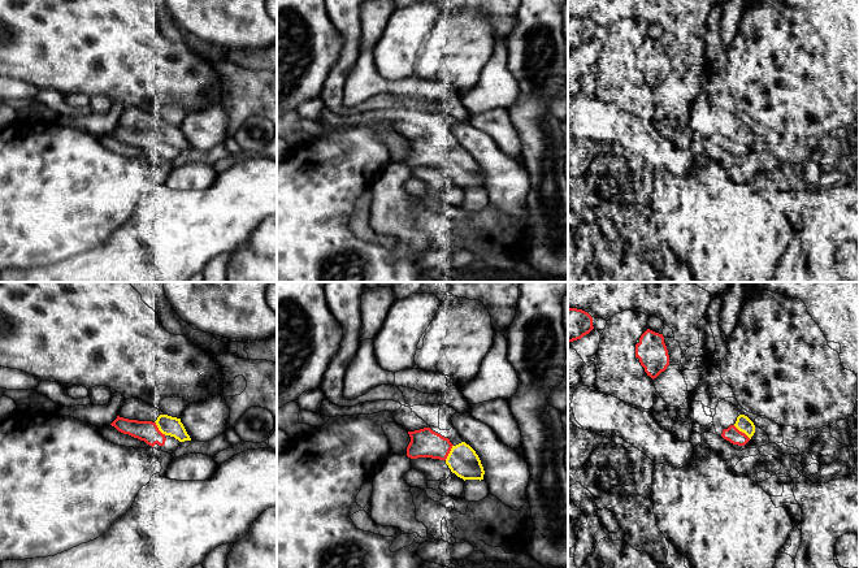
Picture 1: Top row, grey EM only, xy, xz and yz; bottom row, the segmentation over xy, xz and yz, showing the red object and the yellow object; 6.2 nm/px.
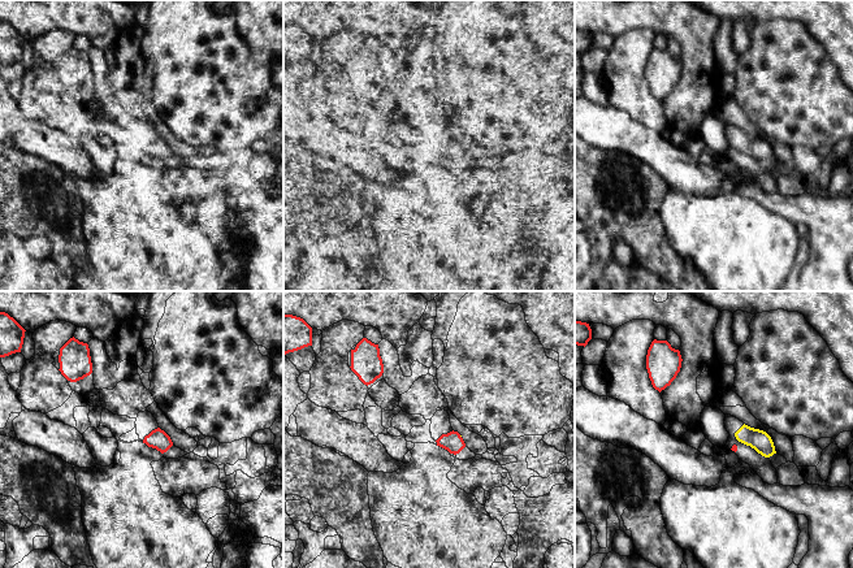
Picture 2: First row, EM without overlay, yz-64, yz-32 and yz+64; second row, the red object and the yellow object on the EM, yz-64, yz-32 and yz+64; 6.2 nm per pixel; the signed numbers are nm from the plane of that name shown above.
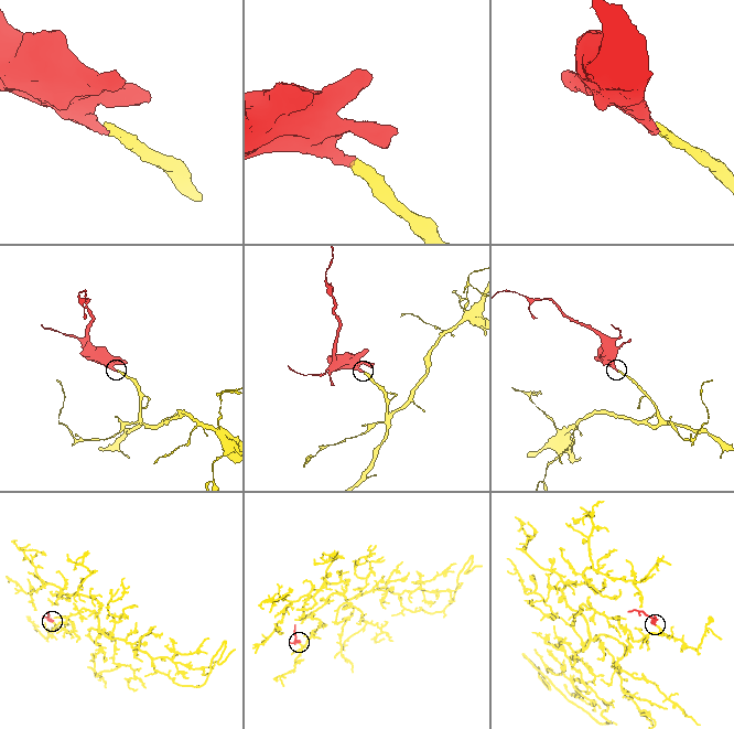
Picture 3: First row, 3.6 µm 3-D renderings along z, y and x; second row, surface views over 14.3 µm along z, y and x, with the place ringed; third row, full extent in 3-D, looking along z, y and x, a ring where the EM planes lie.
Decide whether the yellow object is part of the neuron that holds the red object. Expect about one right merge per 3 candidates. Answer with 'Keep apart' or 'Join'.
Join

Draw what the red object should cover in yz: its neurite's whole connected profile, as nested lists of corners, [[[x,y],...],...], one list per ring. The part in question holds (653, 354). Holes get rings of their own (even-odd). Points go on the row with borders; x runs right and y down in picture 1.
[[[647,329],[635,344],[635,357],[652,380],[664,372],[669,365],[669,355],[663,334]]]

